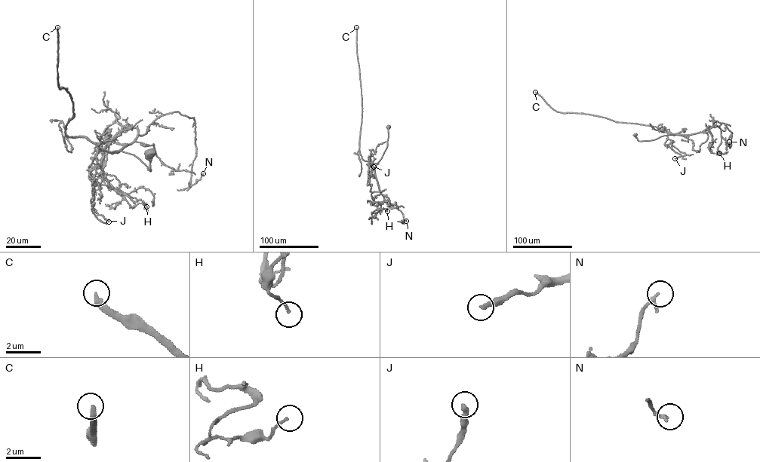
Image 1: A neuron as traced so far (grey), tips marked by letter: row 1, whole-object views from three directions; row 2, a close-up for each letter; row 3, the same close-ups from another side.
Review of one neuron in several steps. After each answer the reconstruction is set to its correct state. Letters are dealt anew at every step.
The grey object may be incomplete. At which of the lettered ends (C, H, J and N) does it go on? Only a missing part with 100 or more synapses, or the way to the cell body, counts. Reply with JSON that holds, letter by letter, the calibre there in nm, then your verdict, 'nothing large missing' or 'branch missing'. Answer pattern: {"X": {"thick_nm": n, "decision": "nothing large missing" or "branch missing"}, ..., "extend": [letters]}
{"C": {"thick_nm": 340, "decision": "branch missing"}, "H": {"thick_nm": 140, "decision": "nothing large missing"}, "J": {"thick_nm": 320, "decision": "nothing large missing"}, "N": {"thick_nm": 120, "decision": "nothing large missing"}, "extend": ["C"]}

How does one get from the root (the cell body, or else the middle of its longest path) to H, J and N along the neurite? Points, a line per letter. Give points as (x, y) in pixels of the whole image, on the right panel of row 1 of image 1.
H: (635, 135), (639, 141), (650, 140), (718, 126), (719, 153)
J: (635, 135), (642, 141), (675, 134), (669, 133), (667, 137), (686, 154), (675, 158)
N: (635, 135), (642, 141), (671, 134), (691, 134), (712, 127), (717, 120), (730, 132), (730, 147), (729, 142)

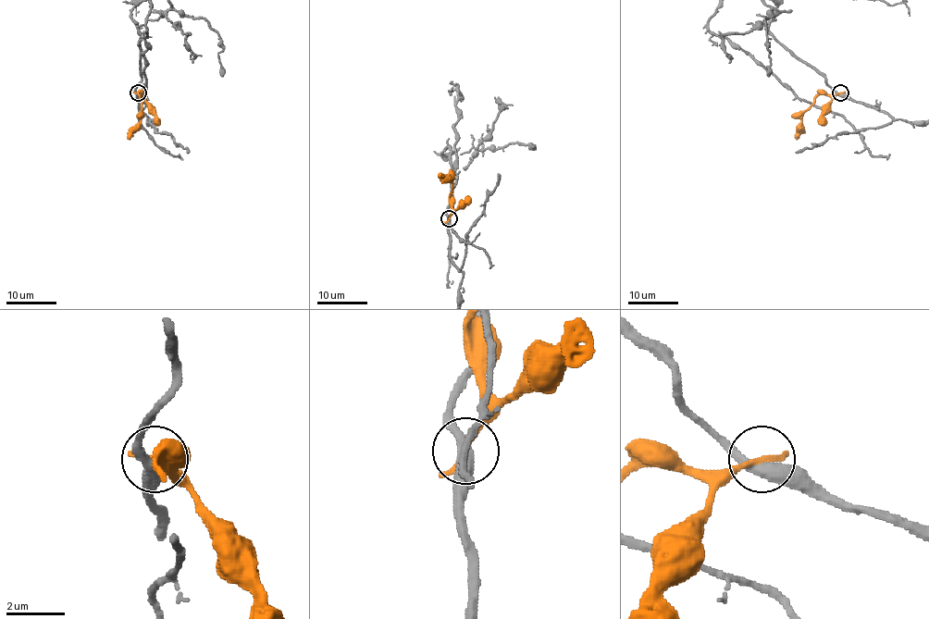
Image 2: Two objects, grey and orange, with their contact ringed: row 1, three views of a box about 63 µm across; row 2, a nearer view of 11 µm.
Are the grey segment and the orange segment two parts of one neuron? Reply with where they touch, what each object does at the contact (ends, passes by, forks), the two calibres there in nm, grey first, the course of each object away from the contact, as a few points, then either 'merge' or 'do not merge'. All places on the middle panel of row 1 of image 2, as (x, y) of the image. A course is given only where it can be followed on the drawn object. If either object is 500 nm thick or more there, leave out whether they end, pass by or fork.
place (449, 218); grey passes by; orange ends; calibres 420 and 220 nm; course orange (449, 218), (452, 181), (444, 180), (439, 174); do not merge

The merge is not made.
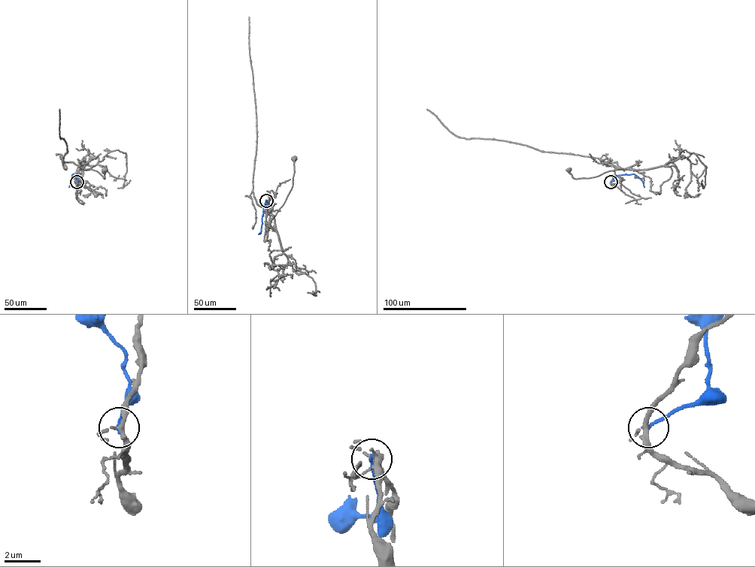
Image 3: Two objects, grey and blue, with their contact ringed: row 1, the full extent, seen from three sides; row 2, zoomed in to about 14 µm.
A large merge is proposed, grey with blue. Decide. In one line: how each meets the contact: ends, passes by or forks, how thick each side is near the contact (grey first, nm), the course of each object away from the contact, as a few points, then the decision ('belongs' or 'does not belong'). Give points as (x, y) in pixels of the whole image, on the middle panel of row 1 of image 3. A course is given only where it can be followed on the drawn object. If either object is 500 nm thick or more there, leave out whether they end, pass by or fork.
grey forks; blue ends; calibres 240 and 180 nm; course grey (266, 200), (269, 211), (274, 216), (292, 185), (294, 158); course blue (266, 200), (259, 234); does not belong

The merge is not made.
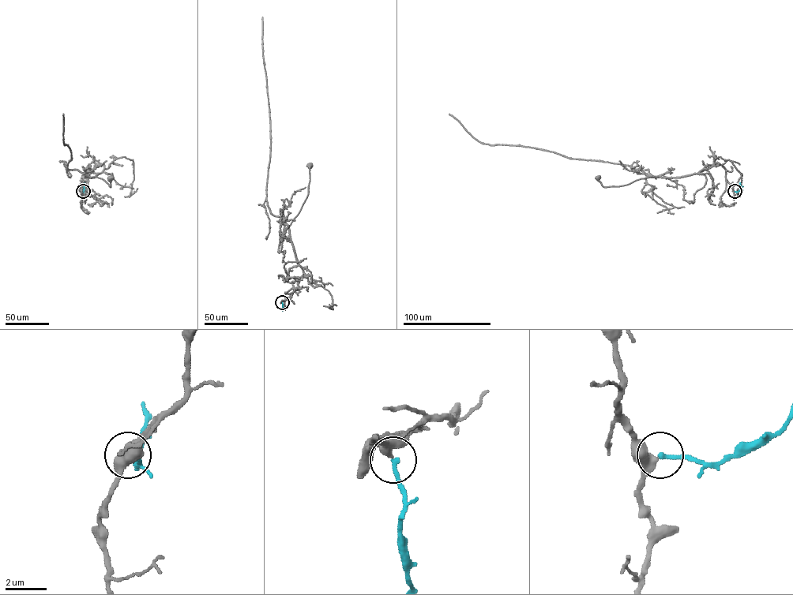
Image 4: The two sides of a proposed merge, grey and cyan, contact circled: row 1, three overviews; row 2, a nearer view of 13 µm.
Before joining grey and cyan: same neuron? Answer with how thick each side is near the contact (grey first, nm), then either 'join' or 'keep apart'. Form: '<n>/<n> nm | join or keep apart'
400/240 nm | join

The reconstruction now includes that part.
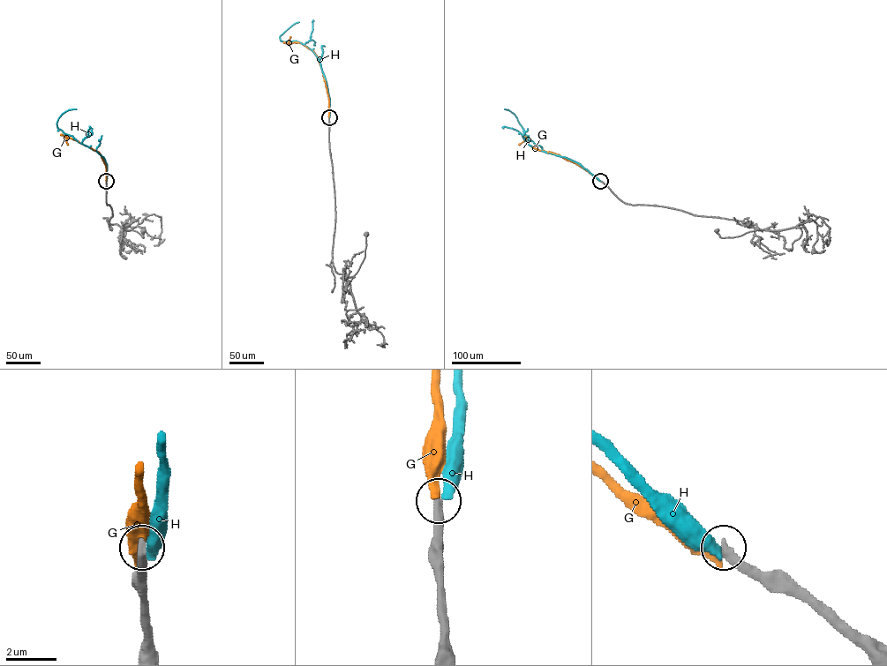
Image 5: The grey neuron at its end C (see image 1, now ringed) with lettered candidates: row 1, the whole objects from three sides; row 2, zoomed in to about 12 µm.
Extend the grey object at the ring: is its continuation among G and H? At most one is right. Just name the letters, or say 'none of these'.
none of these

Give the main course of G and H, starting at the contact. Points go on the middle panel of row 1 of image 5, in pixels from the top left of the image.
G: (329, 117), (329, 99), (317, 56), (302, 43), (289, 43), (290, 36)
H: (329, 117), (326, 82), (315, 54), (296, 41), (280, 40), (281, 35), (299, 22)

